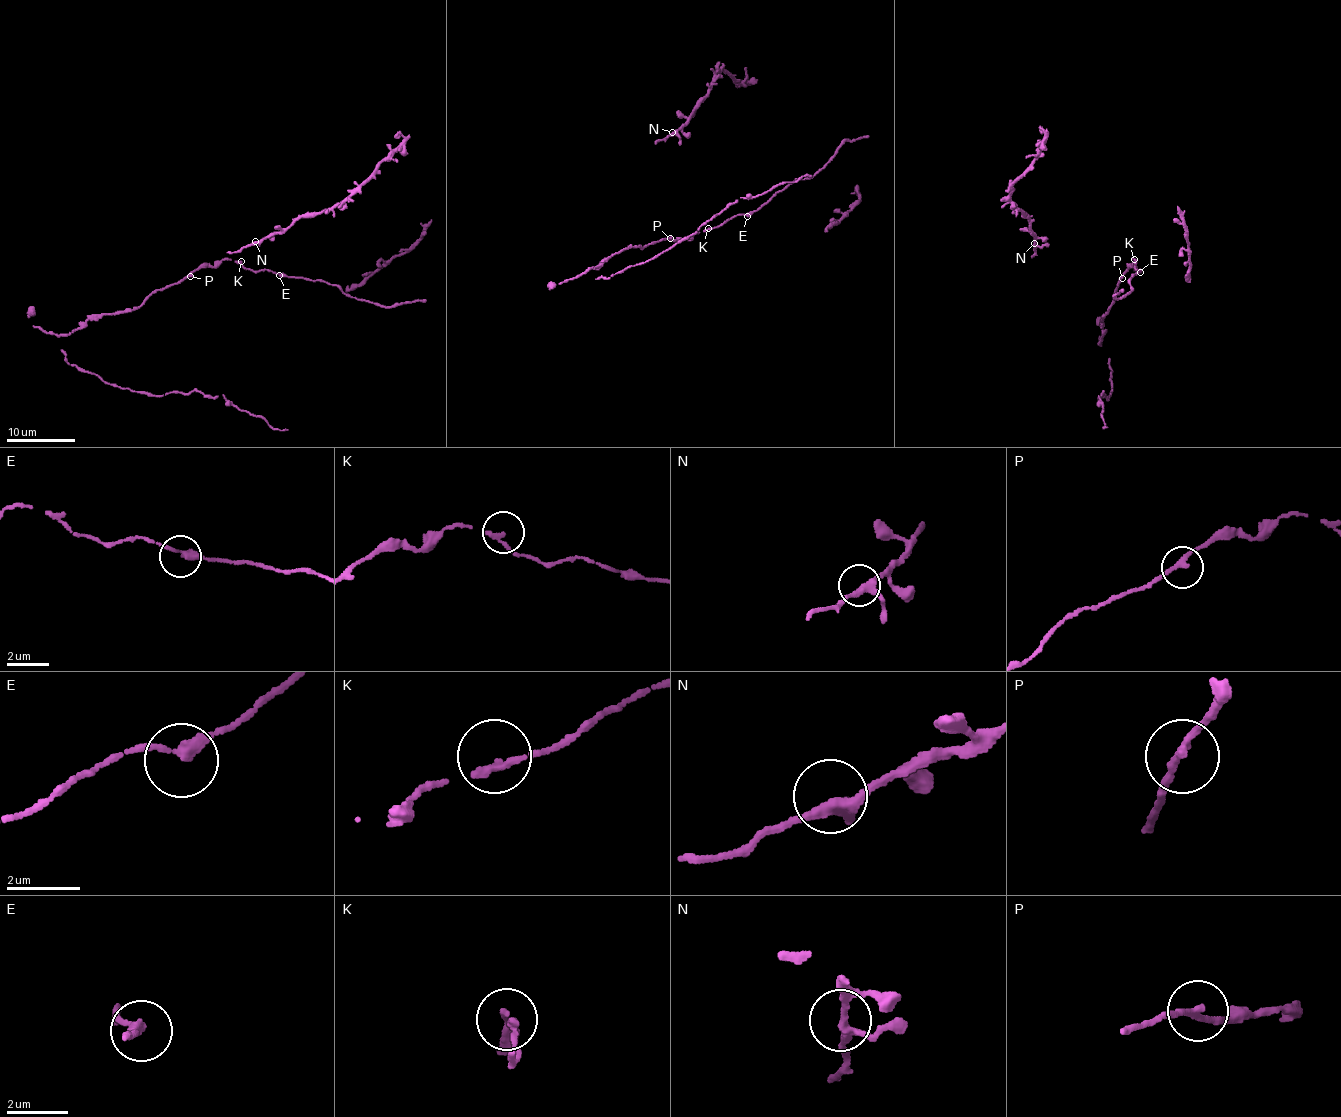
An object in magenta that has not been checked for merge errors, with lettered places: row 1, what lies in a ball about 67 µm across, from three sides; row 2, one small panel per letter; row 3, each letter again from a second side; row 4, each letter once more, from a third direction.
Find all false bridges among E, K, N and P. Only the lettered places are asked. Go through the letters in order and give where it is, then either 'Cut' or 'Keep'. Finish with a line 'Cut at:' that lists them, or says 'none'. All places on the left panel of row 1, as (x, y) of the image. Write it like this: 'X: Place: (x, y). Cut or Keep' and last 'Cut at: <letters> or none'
E: Place: (279, 275). Keep
K: Place: (241, 261). Keep
N: Place: (255, 241). Keep
P: Place: (190, 276). Keep
Cut at: none

